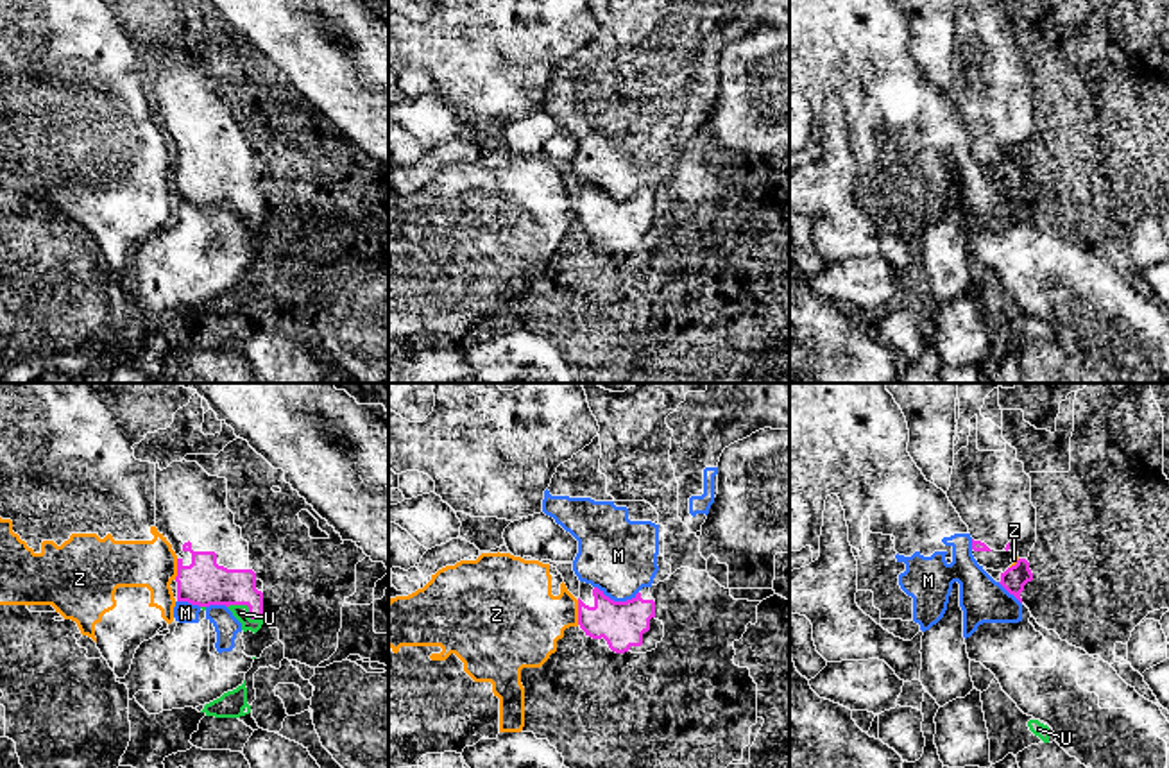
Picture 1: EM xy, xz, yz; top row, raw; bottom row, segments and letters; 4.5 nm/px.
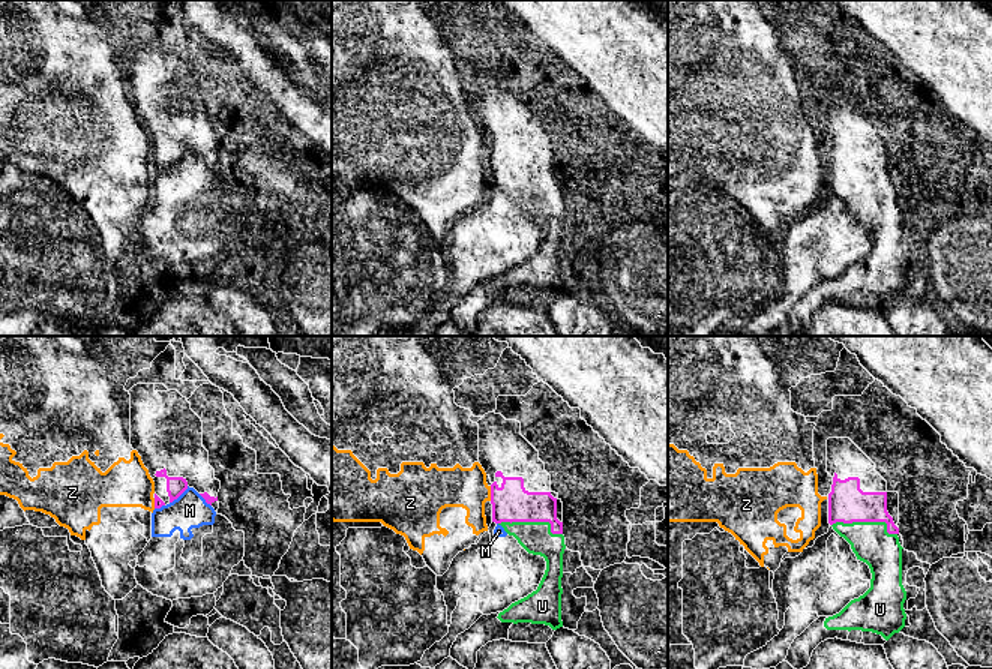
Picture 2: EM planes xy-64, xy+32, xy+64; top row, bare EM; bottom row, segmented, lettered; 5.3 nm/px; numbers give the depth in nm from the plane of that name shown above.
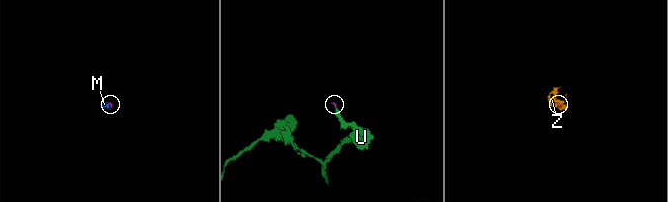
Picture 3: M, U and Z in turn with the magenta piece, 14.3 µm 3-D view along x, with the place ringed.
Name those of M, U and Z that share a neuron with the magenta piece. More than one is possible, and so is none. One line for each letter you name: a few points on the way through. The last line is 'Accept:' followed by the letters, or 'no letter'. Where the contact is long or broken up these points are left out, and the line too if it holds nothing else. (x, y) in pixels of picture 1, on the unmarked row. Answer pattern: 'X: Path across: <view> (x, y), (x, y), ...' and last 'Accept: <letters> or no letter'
U: Path across: xy (203, 181), (230, 187), (247, 204), (240, 212)
Accept: U

